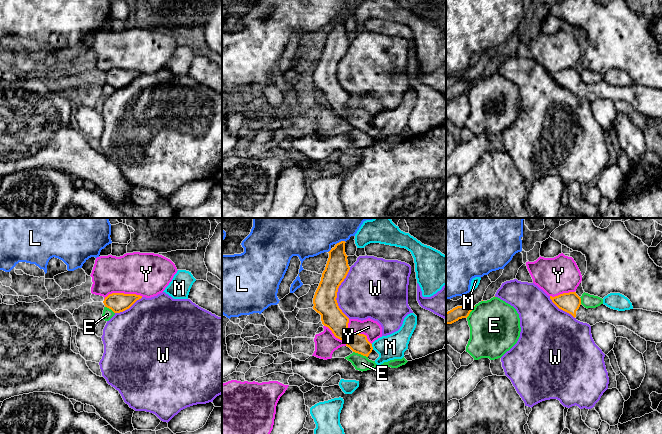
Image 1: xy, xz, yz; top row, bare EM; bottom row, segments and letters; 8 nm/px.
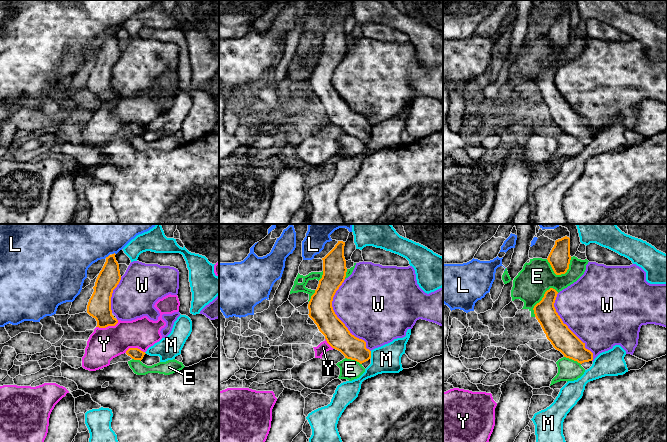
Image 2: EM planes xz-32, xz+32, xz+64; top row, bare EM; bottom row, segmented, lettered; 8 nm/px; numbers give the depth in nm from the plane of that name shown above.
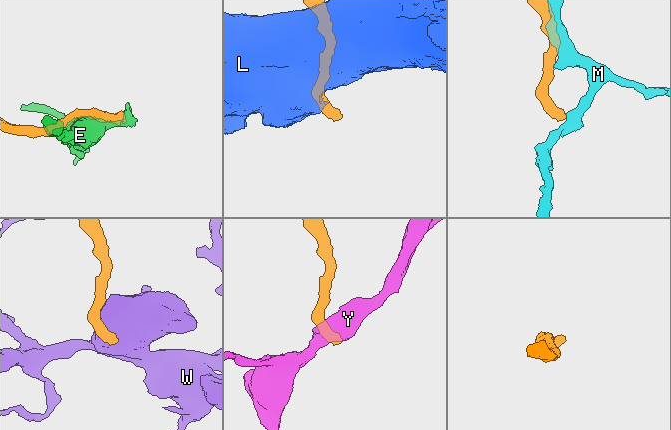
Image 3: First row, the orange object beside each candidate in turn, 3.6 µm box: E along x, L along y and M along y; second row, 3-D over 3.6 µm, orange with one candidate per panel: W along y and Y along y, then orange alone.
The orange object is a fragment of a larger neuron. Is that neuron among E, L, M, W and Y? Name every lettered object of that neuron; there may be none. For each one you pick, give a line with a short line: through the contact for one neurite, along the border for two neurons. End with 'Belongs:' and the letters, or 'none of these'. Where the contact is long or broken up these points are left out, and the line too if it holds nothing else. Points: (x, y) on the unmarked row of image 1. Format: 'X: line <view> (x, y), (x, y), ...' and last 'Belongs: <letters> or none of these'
Belongs: none of these

